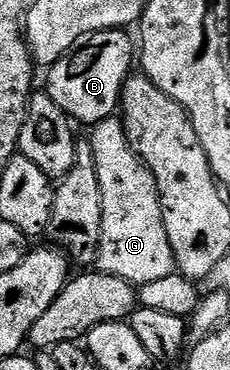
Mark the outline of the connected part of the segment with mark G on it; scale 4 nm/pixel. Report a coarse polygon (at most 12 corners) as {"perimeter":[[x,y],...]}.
{"perimeter":[[119,117],[90,134],[95,269],[137,288],[176,261],[154,176]]}

